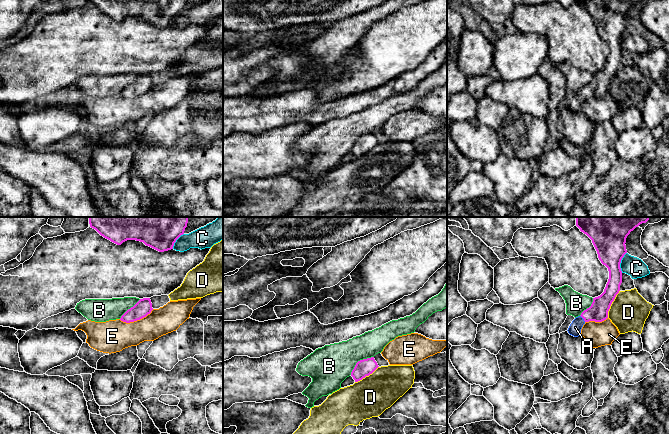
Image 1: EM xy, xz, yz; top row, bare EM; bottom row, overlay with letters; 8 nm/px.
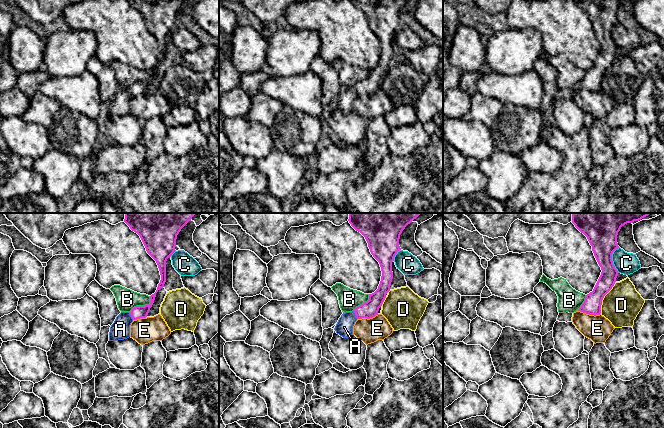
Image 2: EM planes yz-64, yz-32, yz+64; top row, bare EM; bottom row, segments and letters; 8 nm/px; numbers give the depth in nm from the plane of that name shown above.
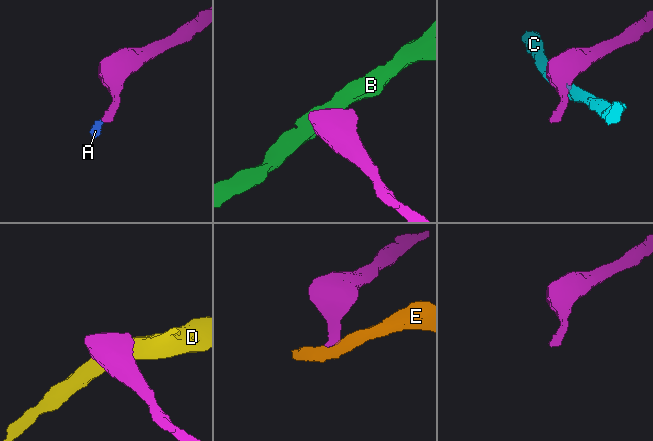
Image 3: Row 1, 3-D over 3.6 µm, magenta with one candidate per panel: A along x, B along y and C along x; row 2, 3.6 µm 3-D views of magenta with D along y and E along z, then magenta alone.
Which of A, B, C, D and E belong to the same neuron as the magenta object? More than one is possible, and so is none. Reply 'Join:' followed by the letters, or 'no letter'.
Join: A

